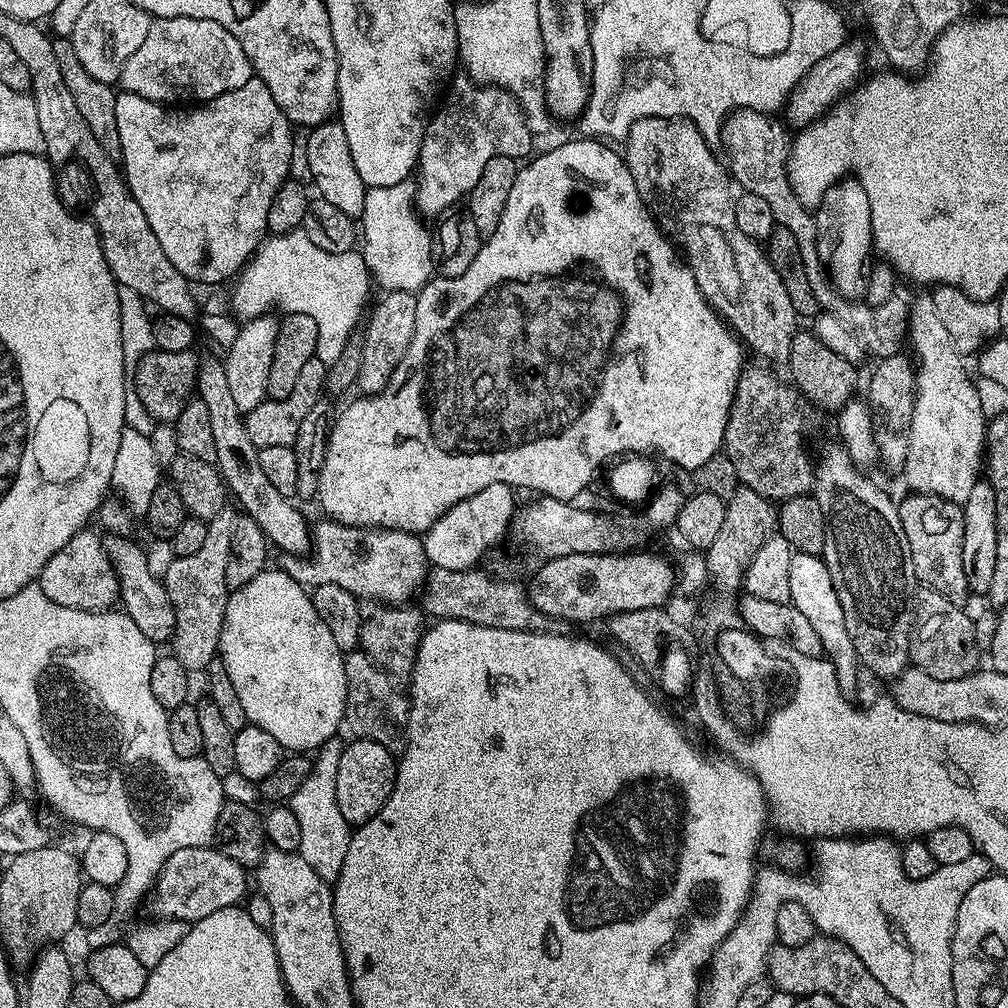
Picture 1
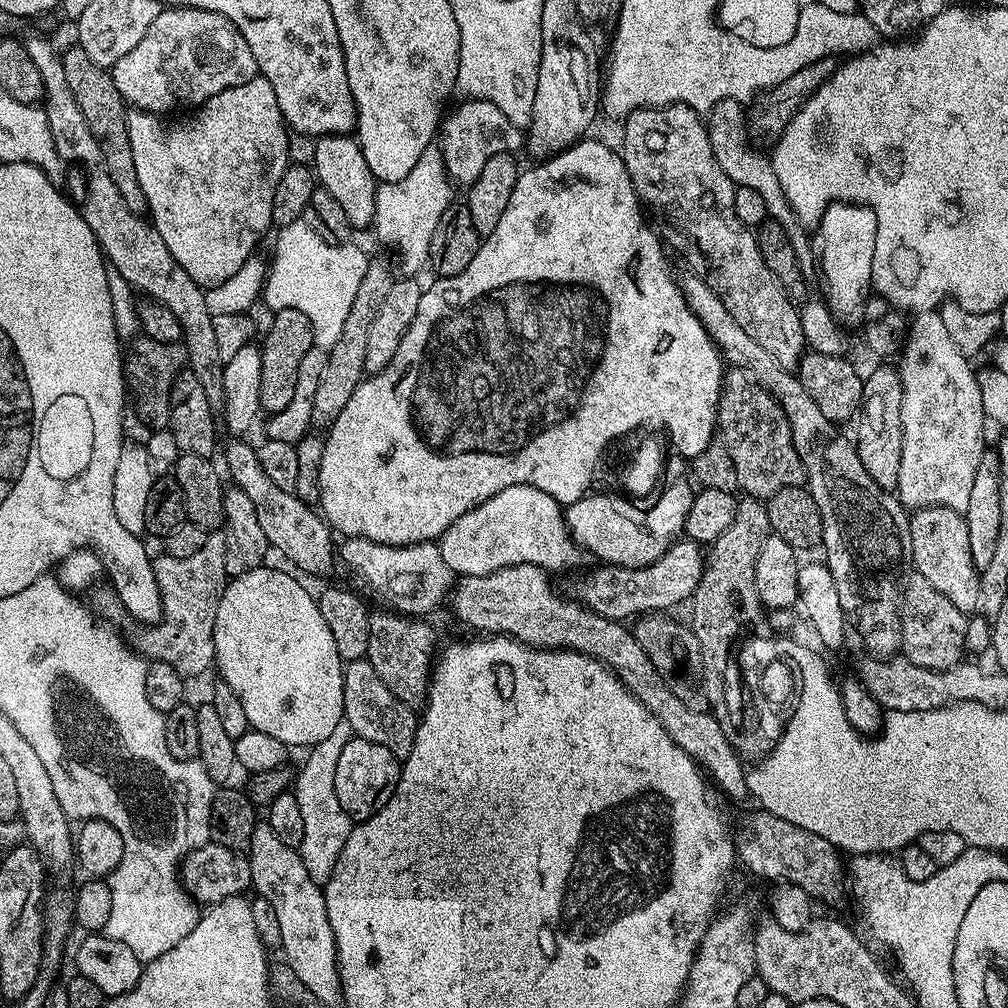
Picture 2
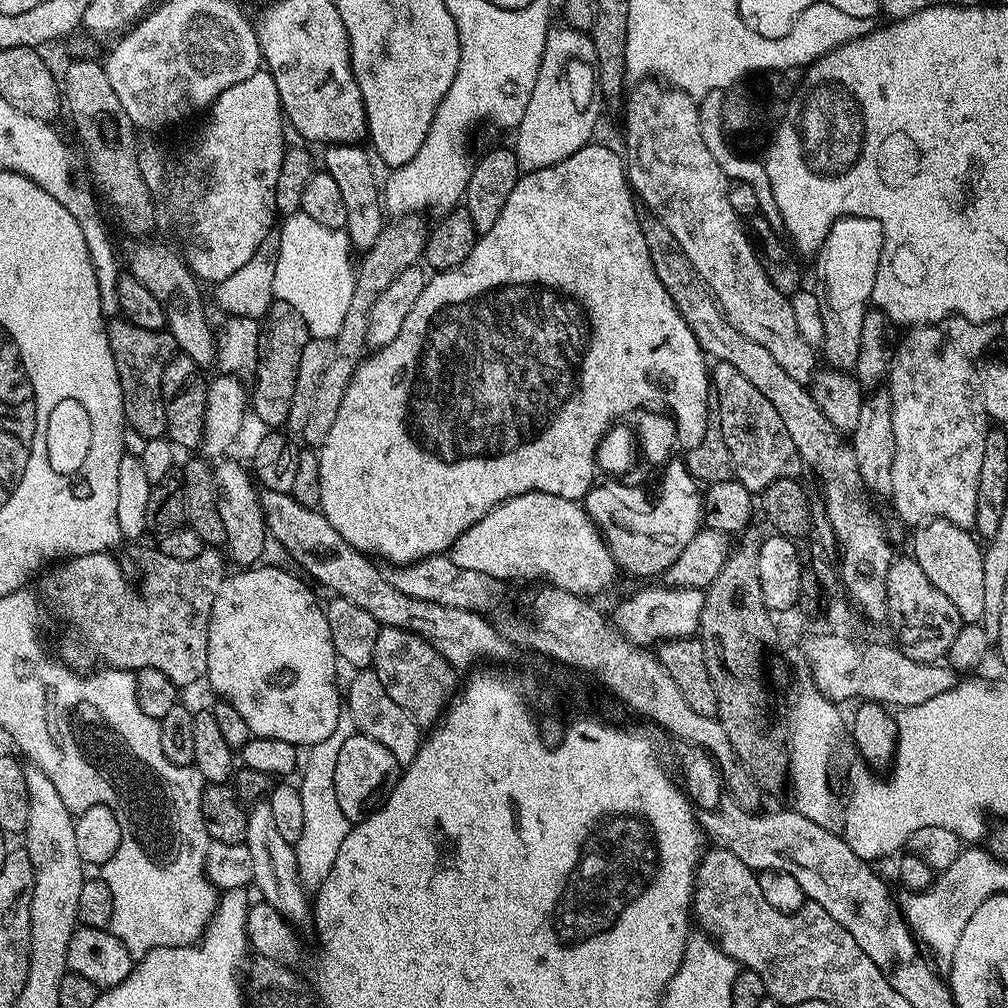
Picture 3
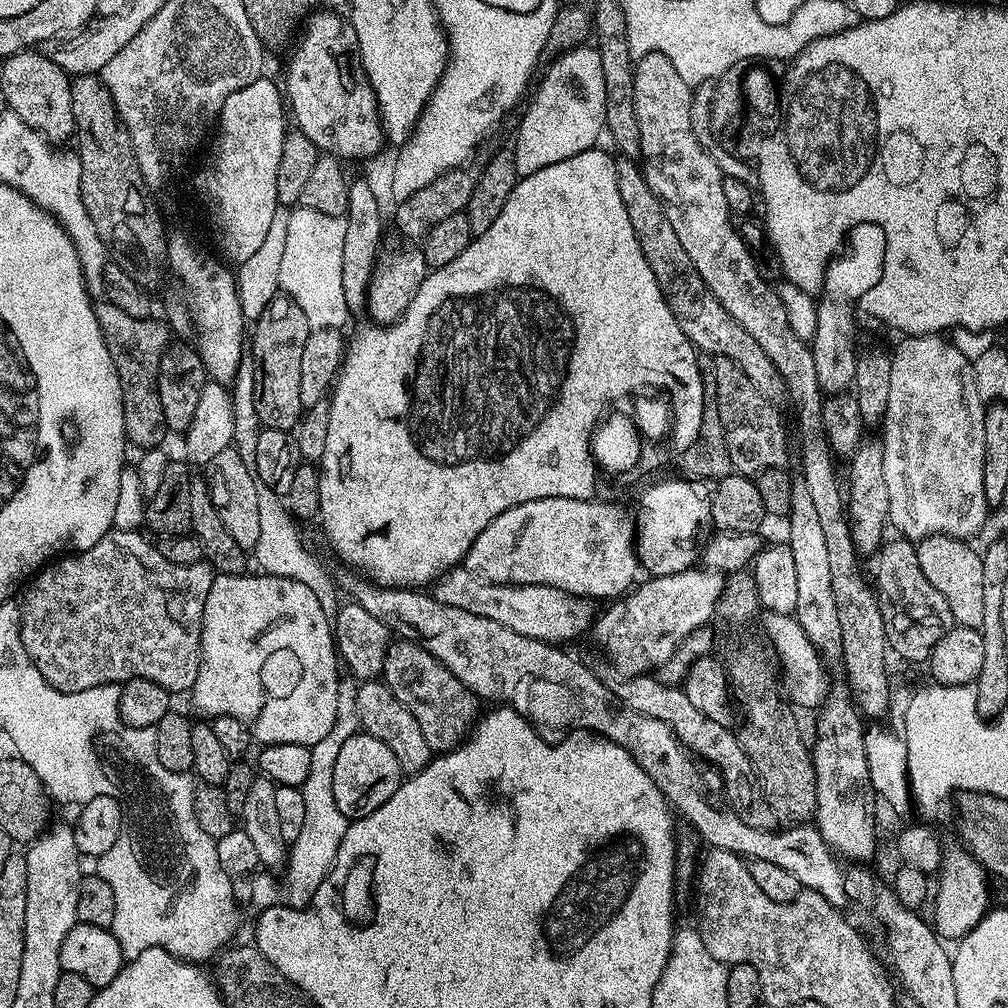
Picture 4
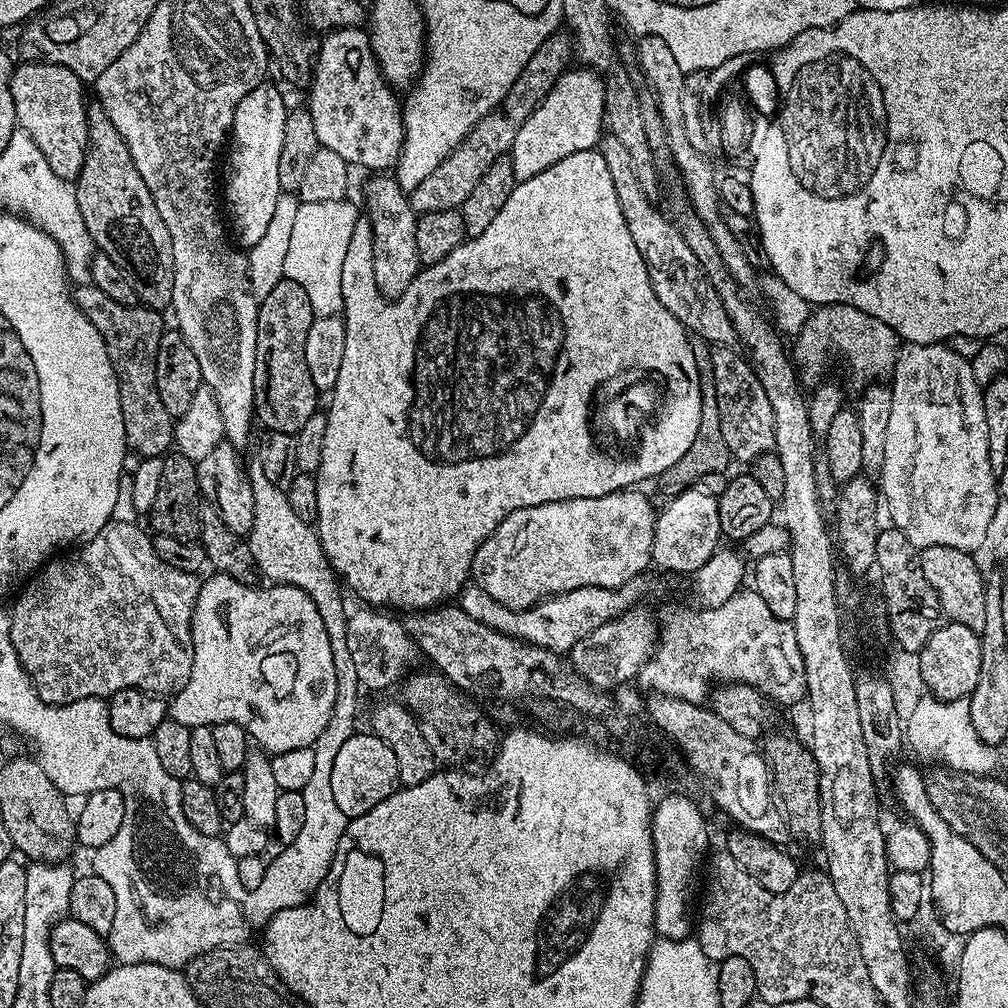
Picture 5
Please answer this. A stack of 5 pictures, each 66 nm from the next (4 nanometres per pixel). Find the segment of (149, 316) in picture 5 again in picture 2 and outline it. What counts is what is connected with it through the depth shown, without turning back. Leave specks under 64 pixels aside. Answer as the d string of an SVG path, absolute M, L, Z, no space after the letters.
M136 338L131 341L124 362L124 382L127 395L130 397L131 411L136 412L142 422L148 424L152 430L168 428L170 418L170 398L172 387L177 376L185 371L188 355L183 343L163 344L147 338Z

